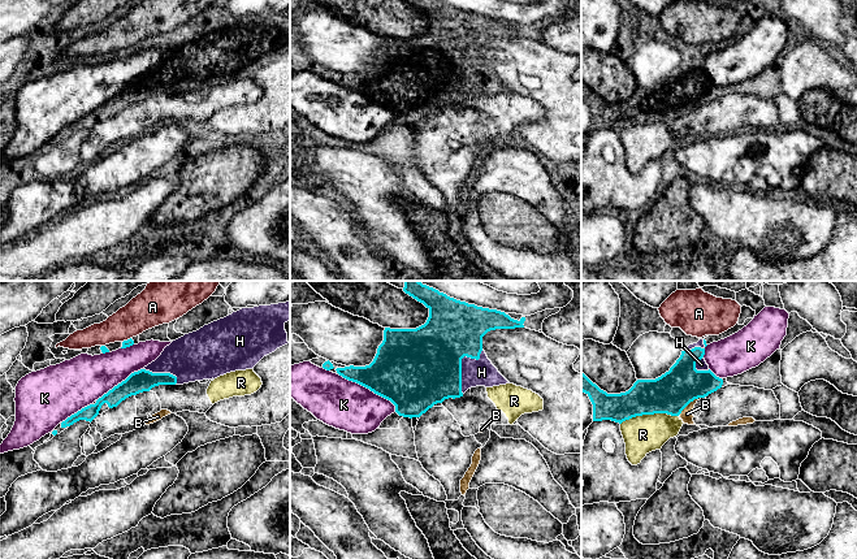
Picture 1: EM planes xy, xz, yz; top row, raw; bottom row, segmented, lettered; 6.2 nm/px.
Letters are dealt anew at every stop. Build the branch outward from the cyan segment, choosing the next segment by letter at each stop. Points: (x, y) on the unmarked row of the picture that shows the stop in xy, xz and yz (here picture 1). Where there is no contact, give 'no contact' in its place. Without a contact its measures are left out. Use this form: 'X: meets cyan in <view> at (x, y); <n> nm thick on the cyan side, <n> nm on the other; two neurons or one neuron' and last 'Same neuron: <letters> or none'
A: meets cyan in xy at (128, 48); 50 nm thick on the cyan side, 220 nm on the other; two neurons
B: meets cyan in yz at (689, 111); 240 nm thick on the cyan side, 80 nm on the other; two neurons
H: meets cyan in xz at (461, 73); 480 nm thick on the cyan side, 170 nm on the other; one neuron
K: meets cyan in xz at (369, 98); 420 nm thick on the cyan side, 300 nm on the other; two neurons
R: meets cyan in yz at (649, 122); 240 nm thick on the cyan side, 240 nm on the other; two neurons
Same neuron: H

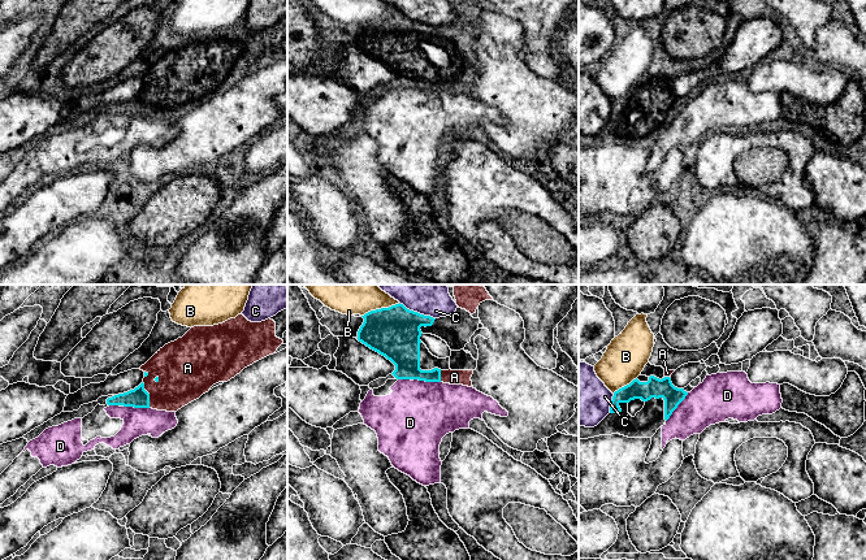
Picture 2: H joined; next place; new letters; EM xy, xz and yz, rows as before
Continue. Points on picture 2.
A: meets cyan in xy at (148, 104); 130 nm thick on the cyan side, 320 nm on the other; one neuron
B: meets cyan in xz at (381, 17); 320 nm thick on the cyan side, 150 nm on the other; two neurons
C: meets cyan in xz at (416, 21); 320 nm thick on the cyan side, 160 nm on the other; two neurons
D: meets cyan in yz at (676, 116); 120 nm thick on the cyan side, 280 nm on the other; two neurons
Same neuron: A

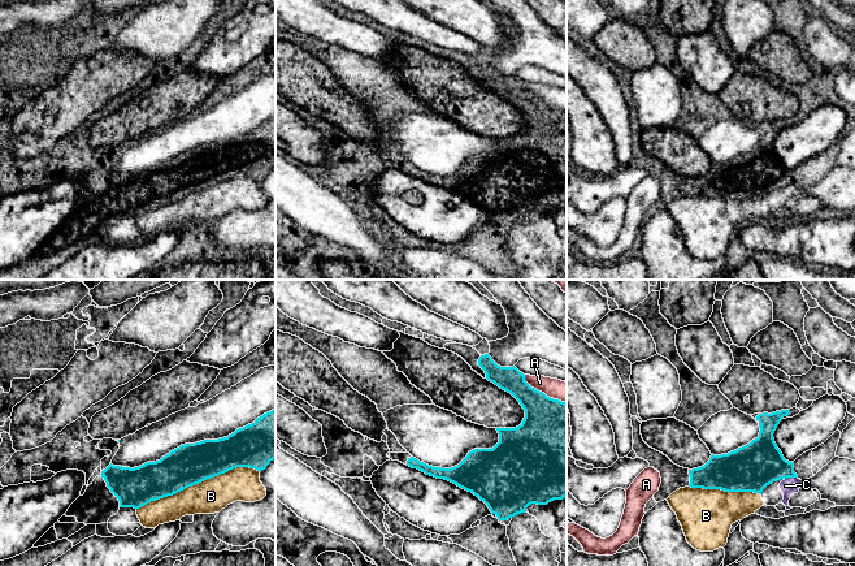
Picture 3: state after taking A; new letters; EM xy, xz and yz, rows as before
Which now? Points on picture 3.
A: meets cyan in xz at (543, 102); 400 nm thick on the cyan side, 130 nm on the other; two neurons
B: meets cyan in xy at (198, 191); 260 nm thick on the cyan side, 220 nm on the other; two neurons
C: meets cyan in yz at (790, 185); 280 nm thick on the cyan side, 80 nm on the other; two neurons
Same neuron: none

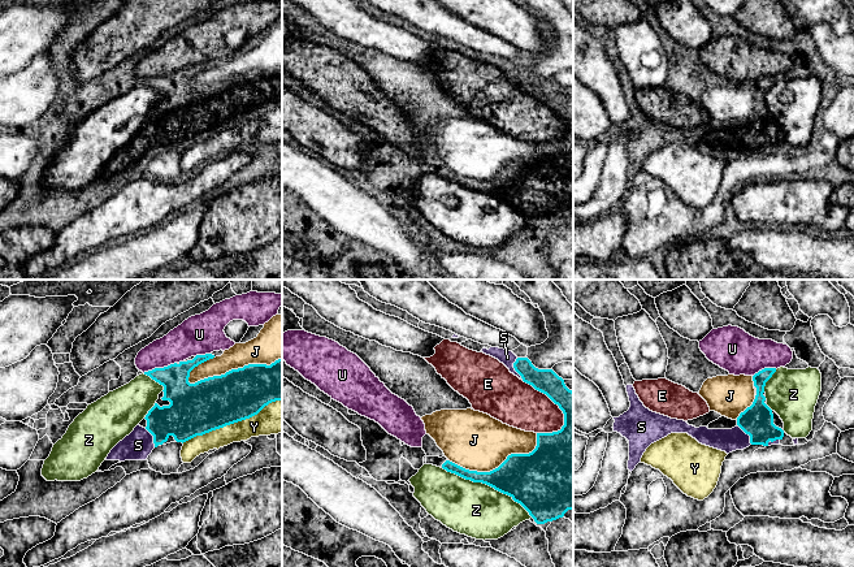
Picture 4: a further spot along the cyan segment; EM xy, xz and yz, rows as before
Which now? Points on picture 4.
E: meets cyan in xz at (553, 109); 170 nm thick on the cyan side, 280 nm on the other; two neurons
J: meets cyan in xy at (234, 78); 320 nm thick on the cyan side, 190 nm on the other; two neurons
S: meets cyan in xz at (514, 76); 150 nm thick on the cyan side, 90 nm on the other; one neuron
U: meets cyan in xy at (159, 77); 200 nm thick on the cyan side, 220 nm on the other; two neurons
Y: meets cyan in xy at (232, 131); 320 nm thick on the cyan side, 180 nm on the other; two neurons
Z: meets cyan in xz at (488, 193); 300 nm thick on the cyan side, 340 nm on the other; two neurons
Same neuron: S

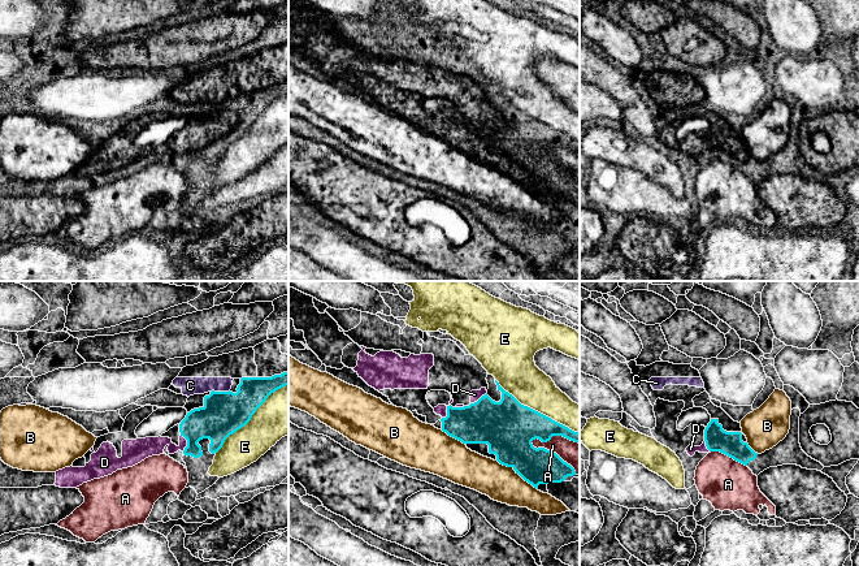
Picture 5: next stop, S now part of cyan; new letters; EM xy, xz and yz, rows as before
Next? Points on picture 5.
A: meets cyan in xz at (552, 160); 240 nm thick on the cyan side, 160 nm on the other; two neurons
B: meets cyan in xz at (517, 181); 300 nm thick on the cyan side, 220 nm on the other; two neurons
C: meets cyan in xy at (220, 100); 260 nm thick on the cyan side, 110 nm on the other; two neurons
D: meets cyan in xy at (187, 151); 240 nm thick on the cyan side, 120 nm on the other; one neuron
E: meets cyan in xz at (537, 120); 320 nm thick on the cyan side, 240 nm on the other; two neurons
Same neuron: D

